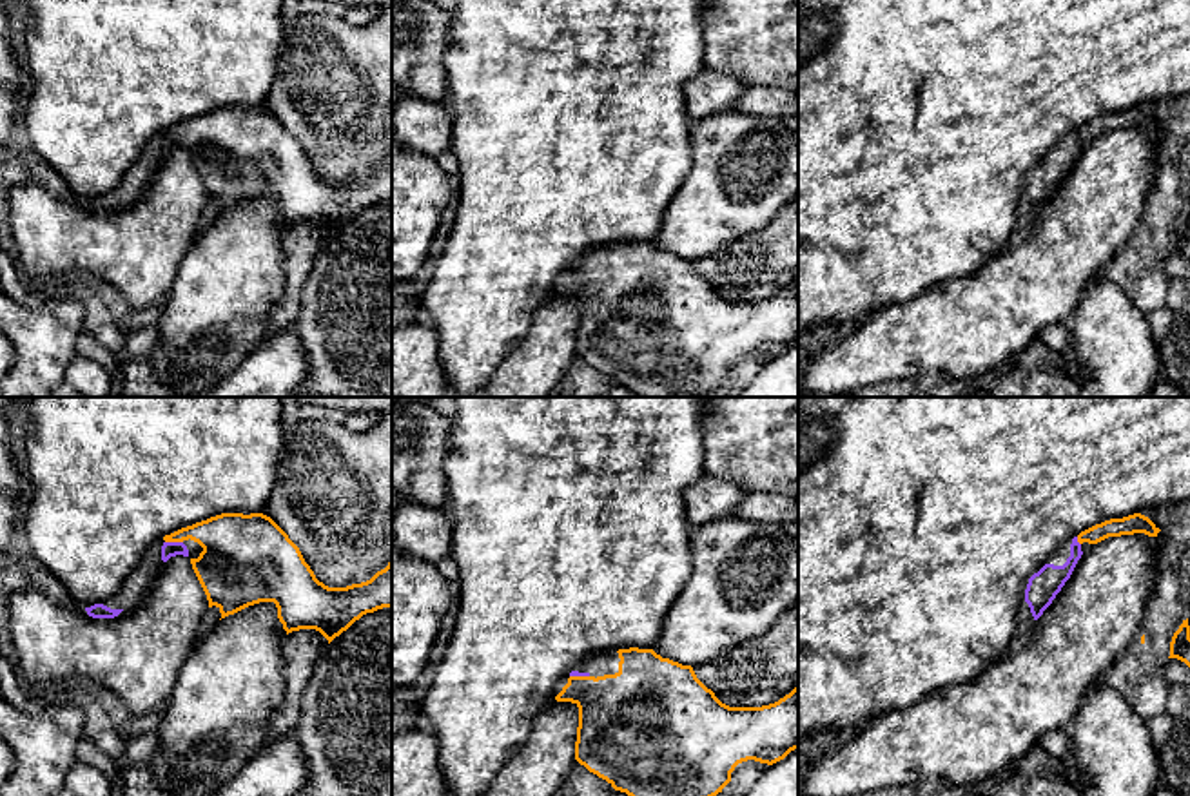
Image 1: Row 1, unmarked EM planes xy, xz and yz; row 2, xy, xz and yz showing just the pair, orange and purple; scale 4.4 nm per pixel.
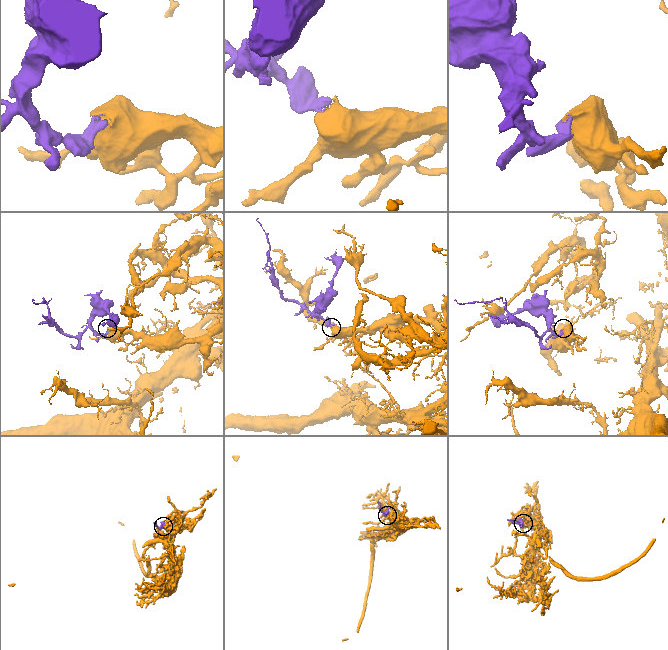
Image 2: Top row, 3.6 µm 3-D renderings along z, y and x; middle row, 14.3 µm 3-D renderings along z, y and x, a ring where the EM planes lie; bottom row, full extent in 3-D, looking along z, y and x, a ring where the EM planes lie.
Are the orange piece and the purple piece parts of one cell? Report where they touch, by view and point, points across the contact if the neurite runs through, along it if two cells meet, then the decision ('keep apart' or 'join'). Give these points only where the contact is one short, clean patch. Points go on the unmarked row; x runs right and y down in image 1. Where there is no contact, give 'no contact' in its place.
contact xy (175, 135); way xy (231, 136), (211, 127), (175, 135), (169, 144); join

